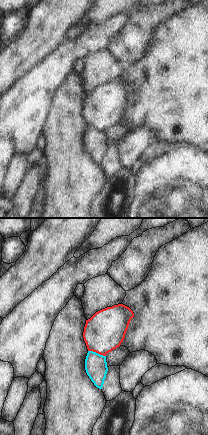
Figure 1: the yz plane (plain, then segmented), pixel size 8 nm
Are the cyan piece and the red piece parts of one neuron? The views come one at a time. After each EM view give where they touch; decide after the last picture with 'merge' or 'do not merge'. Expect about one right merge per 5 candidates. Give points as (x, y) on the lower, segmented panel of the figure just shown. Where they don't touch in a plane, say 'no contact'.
contact (97, 353)

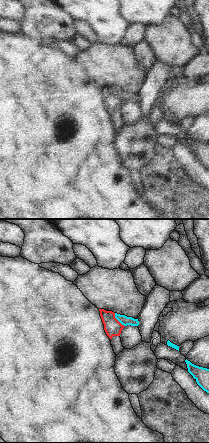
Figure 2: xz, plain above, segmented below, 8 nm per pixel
contact (118, 320)

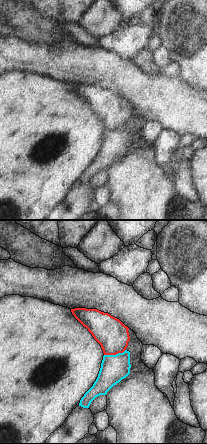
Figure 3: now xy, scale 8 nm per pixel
contact (114, 355)

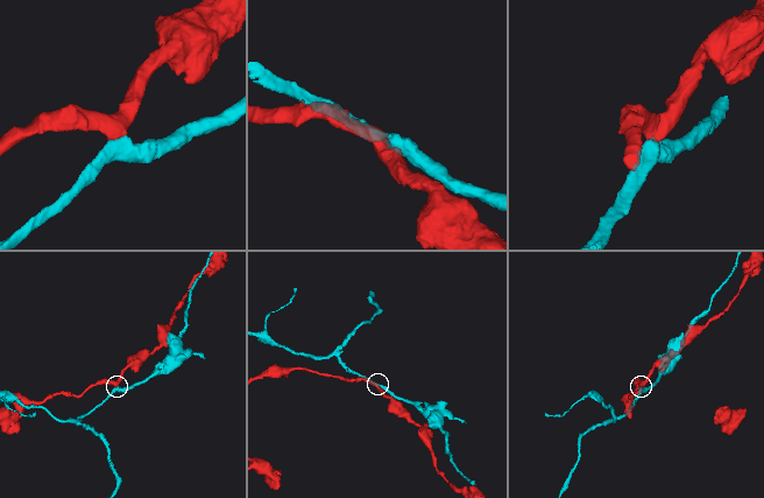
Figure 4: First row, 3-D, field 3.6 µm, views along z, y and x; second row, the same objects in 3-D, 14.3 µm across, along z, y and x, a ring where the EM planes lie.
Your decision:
do not merge

